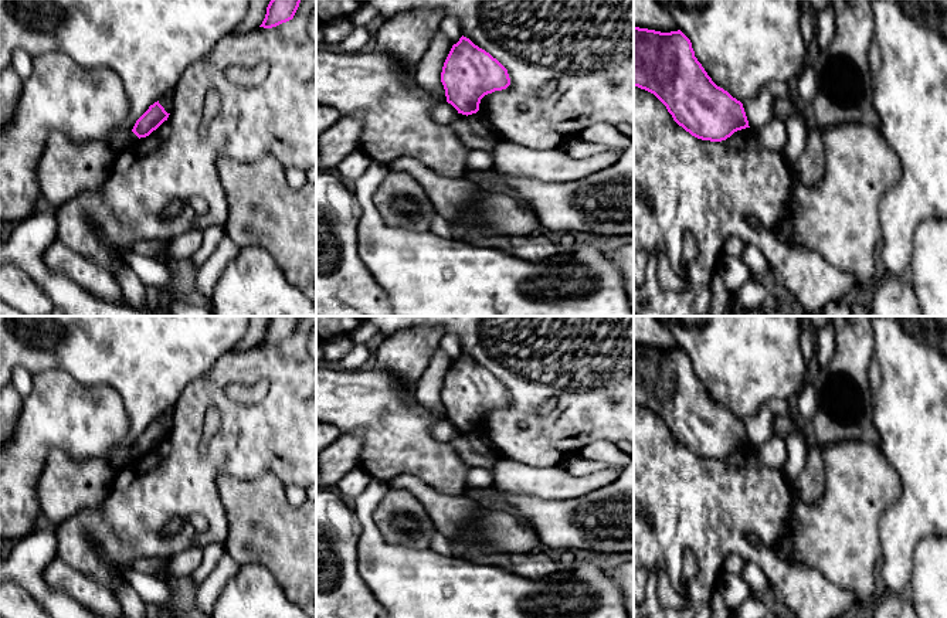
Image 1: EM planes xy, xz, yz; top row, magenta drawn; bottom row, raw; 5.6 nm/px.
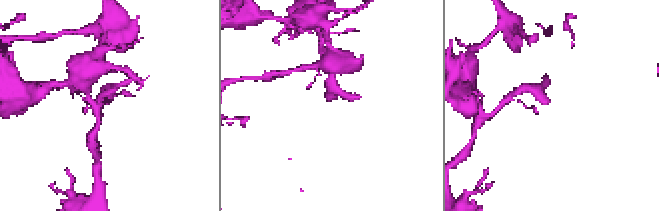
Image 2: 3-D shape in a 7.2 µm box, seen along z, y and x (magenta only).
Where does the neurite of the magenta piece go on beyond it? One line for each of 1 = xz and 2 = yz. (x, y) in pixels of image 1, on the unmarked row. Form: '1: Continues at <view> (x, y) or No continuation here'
1: No continuation here
2: No continuation here

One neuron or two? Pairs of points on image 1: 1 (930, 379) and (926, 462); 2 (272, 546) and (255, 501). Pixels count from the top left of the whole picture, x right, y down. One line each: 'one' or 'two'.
1: one
2: one

